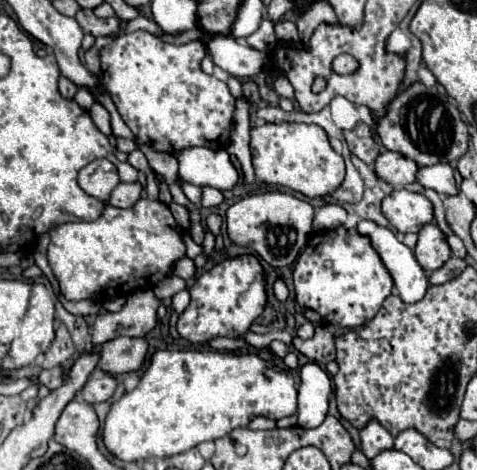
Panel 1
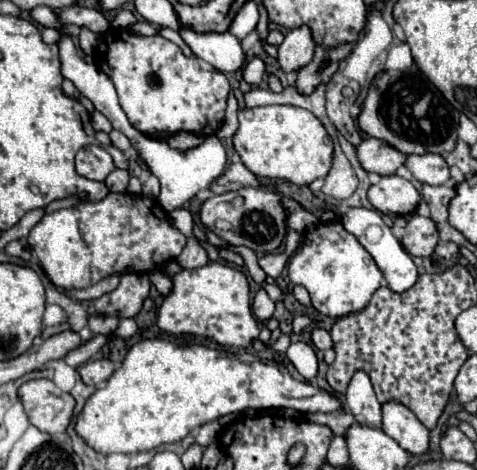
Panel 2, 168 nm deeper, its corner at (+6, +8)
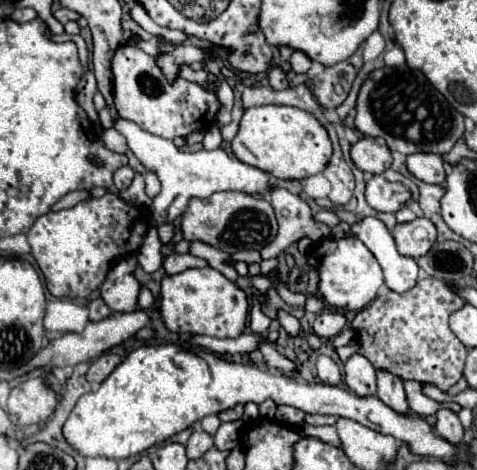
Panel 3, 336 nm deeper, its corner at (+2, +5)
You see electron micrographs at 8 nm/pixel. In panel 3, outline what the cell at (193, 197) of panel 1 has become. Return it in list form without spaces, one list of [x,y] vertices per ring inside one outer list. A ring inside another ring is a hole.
[[[118,119],[114,127],[126,137],[130,151],[144,163],[148,171],[154,171],[162,183],[162,191],[152,199],[152,205],[148,207],[148,217],[150,217],[150,227],[148,235],[144,237],[144,243],[138,253],[138,263],[146,273],[154,273],[162,265],[162,255],[160,255],[160,237],[158,237],[158,227],[166,223],[172,223],[176,217],[182,215],[184,207],[188,205],[188,199],[198,197],[204,199],[216,191],[242,191],[248,195],[264,195],[272,189],[270,177],[266,171],[246,165],[238,159],[232,159],[224,149],[214,149],[214,151],[180,151],[172,141],[166,141],[158,135],[152,135],[144,129],[140,129],[136,123]]]

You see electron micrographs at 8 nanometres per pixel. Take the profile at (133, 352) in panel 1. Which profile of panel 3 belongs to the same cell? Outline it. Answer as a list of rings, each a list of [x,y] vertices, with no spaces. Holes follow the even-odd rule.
[[[98,297],[98,299],[92,299],[90,303],[88,303],[88,311],[90,311],[90,321],[100,321],[100,319],[106,319],[112,311],[110,311],[110,307],[102,301],[102,297]]]

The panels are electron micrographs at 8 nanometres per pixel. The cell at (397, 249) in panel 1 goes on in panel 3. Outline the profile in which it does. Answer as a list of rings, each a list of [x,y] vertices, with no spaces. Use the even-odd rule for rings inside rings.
[[[366,217],[360,223],[354,223],[352,235],[356,235],[374,253],[384,271],[384,281],[392,291],[404,293],[416,285],[418,277],[416,261],[398,253],[392,233],[380,219]]]

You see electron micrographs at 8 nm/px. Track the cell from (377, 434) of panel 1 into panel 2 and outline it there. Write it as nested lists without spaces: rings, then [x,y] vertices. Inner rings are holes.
[[[356,372],[346,390],[348,412],[356,418],[360,426],[380,428],[382,426],[382,406],[376,400],[370,378],[366,372]]]

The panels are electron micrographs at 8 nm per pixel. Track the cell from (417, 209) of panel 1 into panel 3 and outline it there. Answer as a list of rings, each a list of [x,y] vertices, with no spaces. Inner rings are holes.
[[[386,169],[384,173],[372,175],[366,183],[366,201],[376,211],[396,213],[406,205],[408,199],[414,197],[414,181],[394,169]]]

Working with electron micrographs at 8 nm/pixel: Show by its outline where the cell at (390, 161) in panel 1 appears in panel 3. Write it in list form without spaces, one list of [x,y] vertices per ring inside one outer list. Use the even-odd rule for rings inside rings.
[[[380,137],[358,139],[350,149],[350,157],[360,171],[368,173],[382,173],[392,165],[392,153]]]

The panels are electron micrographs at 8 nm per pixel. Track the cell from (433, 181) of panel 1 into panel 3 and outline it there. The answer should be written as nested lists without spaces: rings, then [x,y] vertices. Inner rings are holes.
[[[412,153],[406,157],[406,167],[416,179],[424,183],[444,185],[446,171],[442,165],[442,157],[436,153]]]

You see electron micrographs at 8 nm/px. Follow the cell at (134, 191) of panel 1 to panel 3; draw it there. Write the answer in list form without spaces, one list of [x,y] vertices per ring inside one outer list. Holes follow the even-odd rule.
[[[120,167],[120,169],[116,171],[116,175],[114,175],[114,187],[116,187],[118,191],[126,189],[126,187],[132,183],[132,177],[134,177],[134,171],[132,171],[130,167]]]

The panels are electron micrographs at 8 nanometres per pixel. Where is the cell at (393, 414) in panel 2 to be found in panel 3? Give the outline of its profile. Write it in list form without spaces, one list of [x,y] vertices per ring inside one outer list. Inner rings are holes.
[[[376,369],[378,377],[378,397],[388,403],[388,407],[396,407],[396,411],[408,411],[408,401],[404,393],[402,379],[386,369]]]

